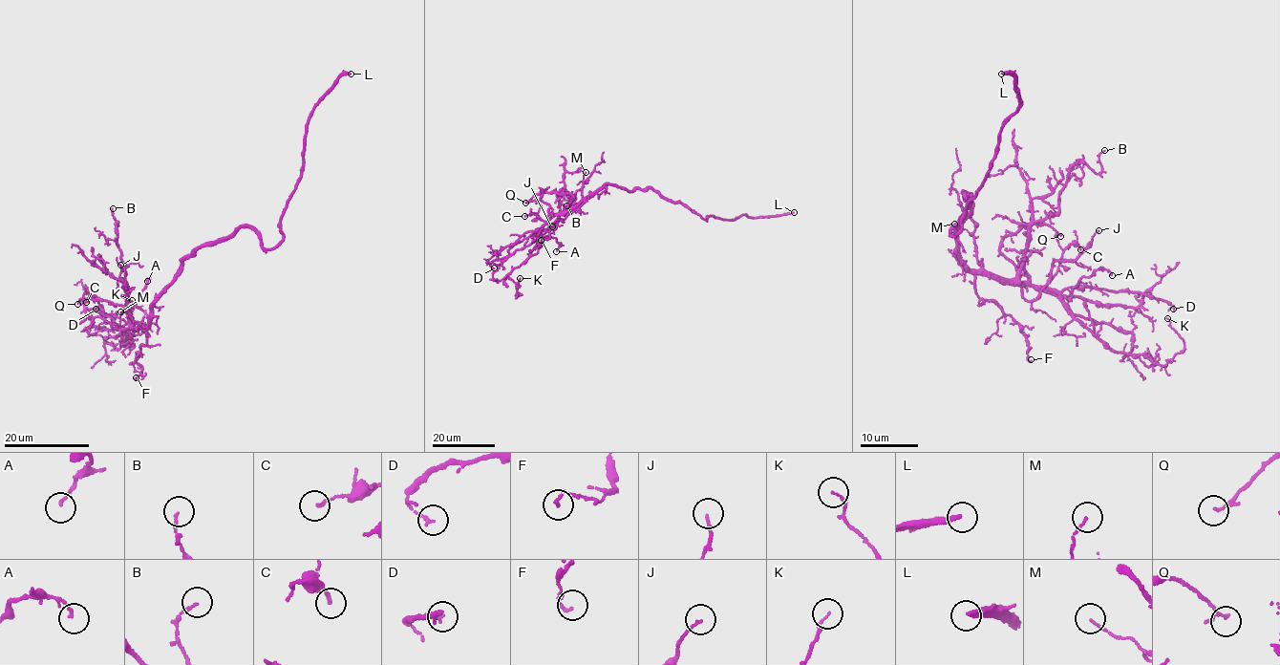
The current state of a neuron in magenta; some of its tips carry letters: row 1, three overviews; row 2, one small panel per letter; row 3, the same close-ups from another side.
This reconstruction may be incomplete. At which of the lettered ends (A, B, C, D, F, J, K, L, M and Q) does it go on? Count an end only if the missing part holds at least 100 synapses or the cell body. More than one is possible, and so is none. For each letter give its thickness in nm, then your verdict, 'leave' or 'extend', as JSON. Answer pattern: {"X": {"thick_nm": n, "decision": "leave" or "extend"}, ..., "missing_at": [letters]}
{"A": {"thick_nm": 140, "decision": "leave"}, "B": {"thick_nm": 120, "decision": "leave"}, "C": {"thick_nm": 140, "decision": "leave"}, "D": {"thick_nm": 130, "decision": "leave"}, "F": {"thick_nm": 130, "decision": "leave"}, "J": {"thick_nm": 130, "decision": "leave"}, "K": {"thick_nm": 120, "decision": "leave"}, "L": {"thick_nm": 240, "decision": "extend"}, "M": {"thick_nm": 90, "decision": "leave"}, "Q": {"thick_nm": 90, "decision": "leave"}, "missing_at": ["L"]}

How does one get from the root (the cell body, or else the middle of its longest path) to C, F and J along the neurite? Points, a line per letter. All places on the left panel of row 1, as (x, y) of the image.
C: (181, 261), (176, 279), (153, 303), (151, 321), (144, 328), (120, 329), (97, 300), (86, 302)
F: (181, 261), (176, 279), (153, 303), (147, 344), (137, 352), (135, 362), (141, 370), (136, 377)
J: (181, 261), (176, 279), (153, 303), (151, 321), (129, 331), (131, 337), (130, 291), (121, 280), (120, 265)

